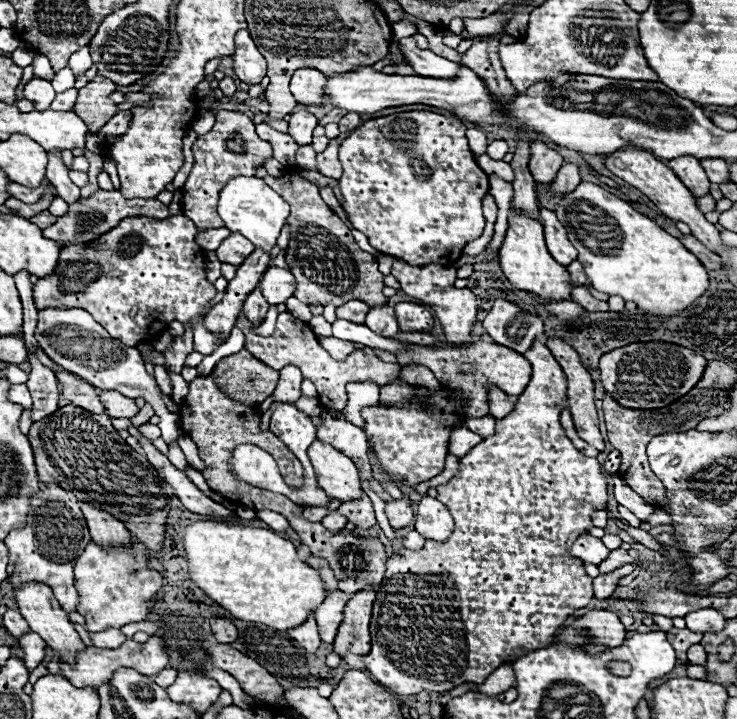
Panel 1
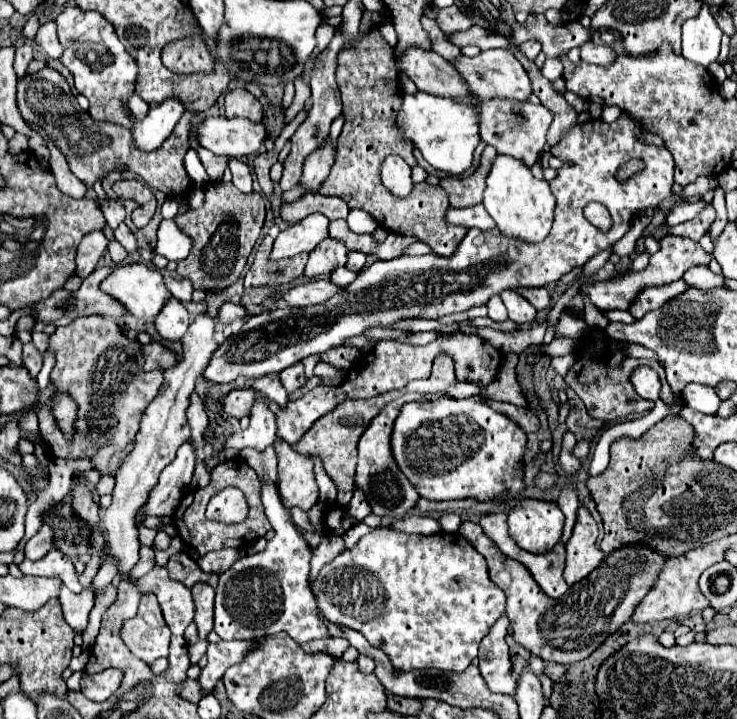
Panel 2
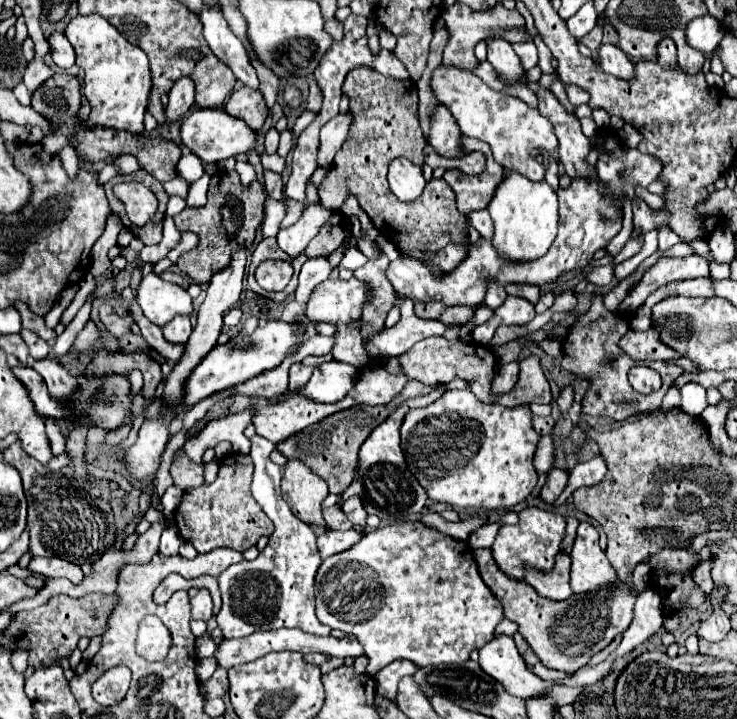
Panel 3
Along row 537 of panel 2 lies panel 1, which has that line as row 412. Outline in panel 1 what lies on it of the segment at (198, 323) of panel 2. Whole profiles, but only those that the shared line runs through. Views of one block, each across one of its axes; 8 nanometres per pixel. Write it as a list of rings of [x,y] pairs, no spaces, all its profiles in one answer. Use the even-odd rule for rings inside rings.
[[[116,390],[100,392],[100,400],[110,418],[132,418],[138,414],[138,406],[134,404],[134,400],[118,394]]]

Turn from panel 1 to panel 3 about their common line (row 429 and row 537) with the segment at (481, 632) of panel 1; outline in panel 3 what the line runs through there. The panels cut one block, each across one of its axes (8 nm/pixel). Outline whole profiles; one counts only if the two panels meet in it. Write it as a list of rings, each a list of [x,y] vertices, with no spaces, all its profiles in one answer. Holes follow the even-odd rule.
[[[528,506],[524,508],[520,514],[518,524],[514,526],[502,526],[498,530],[498,536],[492,544],[492,554],[496,564],[508,572],[508,576],[512,578],[520,578],[522,576],[522,568],[524,564],[538,568],[538,570],[550,570],[554,566],[554,556],[560,552],[560,542],[564,538],[564,528],[566,528],[566,520],[560,514],[536,508],[536,506]]]

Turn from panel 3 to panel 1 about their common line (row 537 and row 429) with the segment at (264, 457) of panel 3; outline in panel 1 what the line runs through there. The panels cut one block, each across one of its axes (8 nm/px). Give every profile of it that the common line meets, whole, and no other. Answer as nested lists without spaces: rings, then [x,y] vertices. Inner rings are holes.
[[[280,404],[270,418],[270,430],[290,448],[290,452],[296,452],[298,458],[308,458],[306,450],[316,440],[316,428],[308,414],[292,404]]]

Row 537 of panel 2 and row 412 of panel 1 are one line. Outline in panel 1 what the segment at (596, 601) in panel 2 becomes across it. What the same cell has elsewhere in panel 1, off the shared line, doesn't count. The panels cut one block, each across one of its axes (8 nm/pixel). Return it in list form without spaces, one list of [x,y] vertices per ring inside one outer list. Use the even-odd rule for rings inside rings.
[[[474,340],[470,344],[460,346],[442,346],[442,348],[424,348],[418,346],[408,352],[398,354],[398,362],[416,362],[422,366],[428,366],[434,376],[440,380],[440,384],[454,394],[458,394],[464,402],[462,410],[466,418],[482,418],[488,416],[488,402],[486,402],[486,384],[496,384],[500,390],[504,390],[510,396],[518,396],[524,392],[528,380],[530,380],[530,362],[526,358],[506,346],[498,346],[496,342],[486,340]]]

